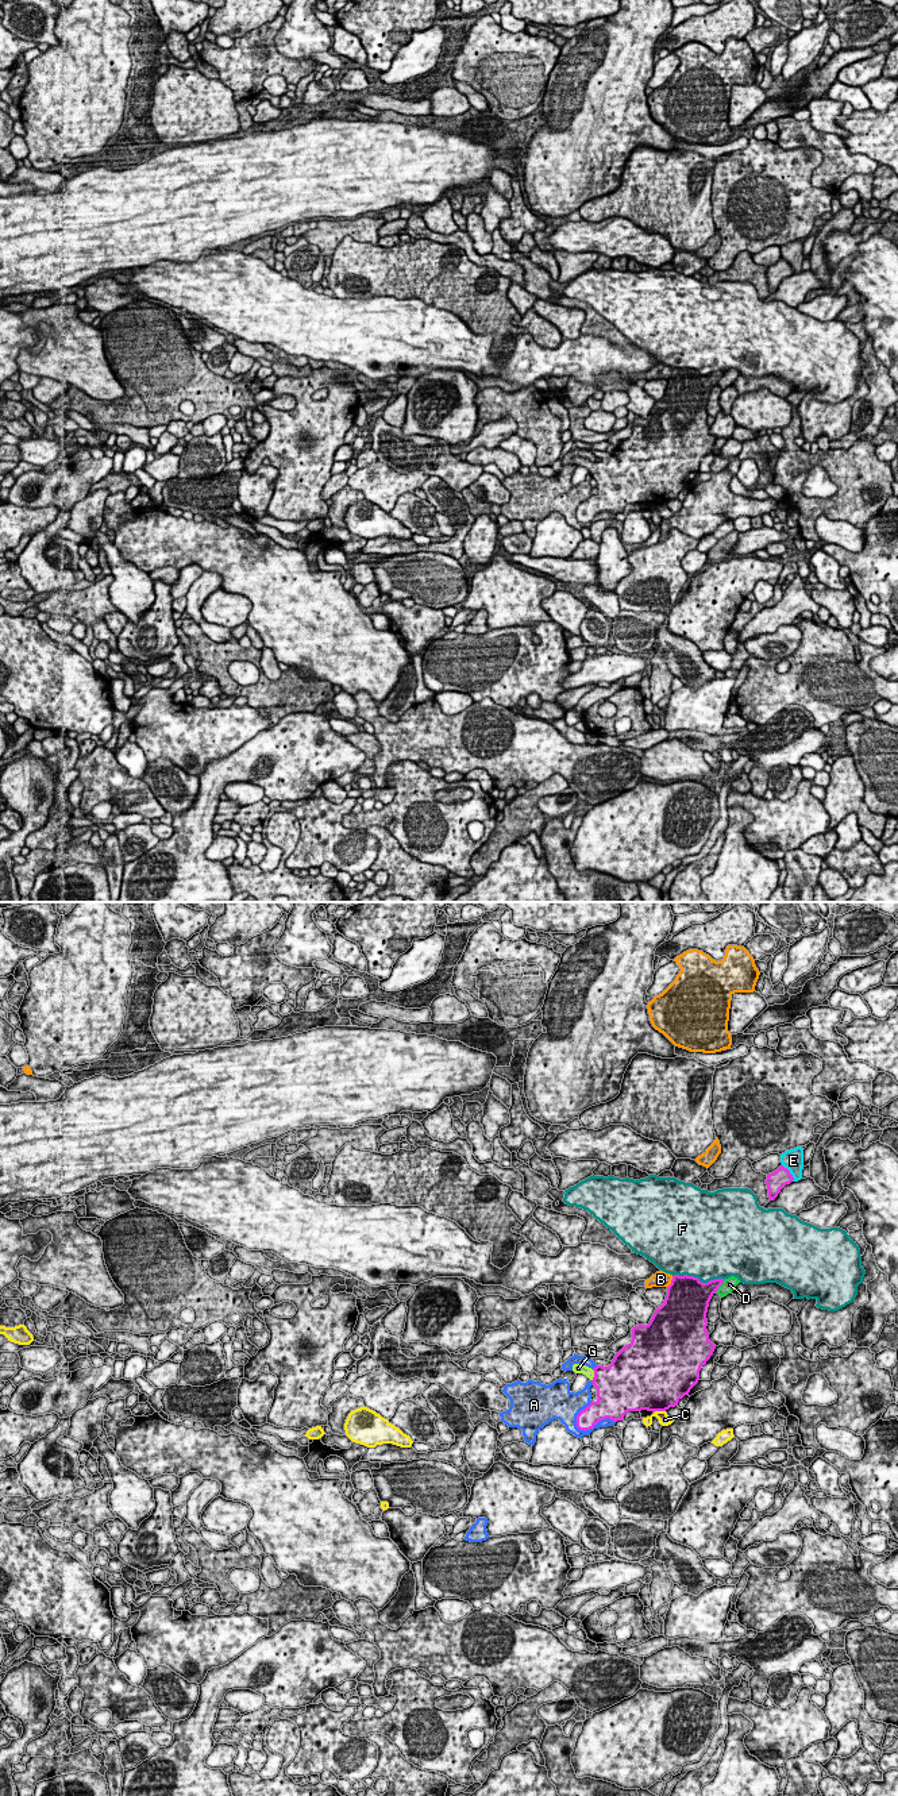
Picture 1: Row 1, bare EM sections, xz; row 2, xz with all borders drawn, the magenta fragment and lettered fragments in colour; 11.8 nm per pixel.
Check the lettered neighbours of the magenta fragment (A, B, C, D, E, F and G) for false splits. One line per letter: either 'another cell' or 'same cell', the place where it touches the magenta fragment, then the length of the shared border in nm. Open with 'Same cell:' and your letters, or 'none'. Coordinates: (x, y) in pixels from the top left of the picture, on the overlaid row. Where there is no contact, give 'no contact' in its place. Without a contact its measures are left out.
Same cell: G
A: another cell; contact xz (590, 1428); length 480 nm
B: another cell; contact xz (671, 1282); length 160 nm
C: another cell; contact xz (659, 1410); length 150 nm
D: another cell; contact xz (720, 1284); length 200 nm
E: another cell; contact xz (789, 1172); length 240 nm
F: another cell; contact xz (697, 1278); length 650 nm
G: same cell; contact xz (594, 1375); length 140 nm

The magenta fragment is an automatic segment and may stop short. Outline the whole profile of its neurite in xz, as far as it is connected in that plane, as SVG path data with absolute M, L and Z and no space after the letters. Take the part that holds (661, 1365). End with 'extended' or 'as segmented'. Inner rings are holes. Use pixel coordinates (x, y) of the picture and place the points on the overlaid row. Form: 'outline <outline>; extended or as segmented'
outline M674 1275L664 1303L648 1325L632 1329L632 1341L609 1367L573 1365L575 1373L591 1380L598 1398L577 1415L579 1430L606 1418L623 1421L628 1411L666 1411L689 1395L716 1349L709 1341L706 1313L724 1280L702 1283Z; extended

